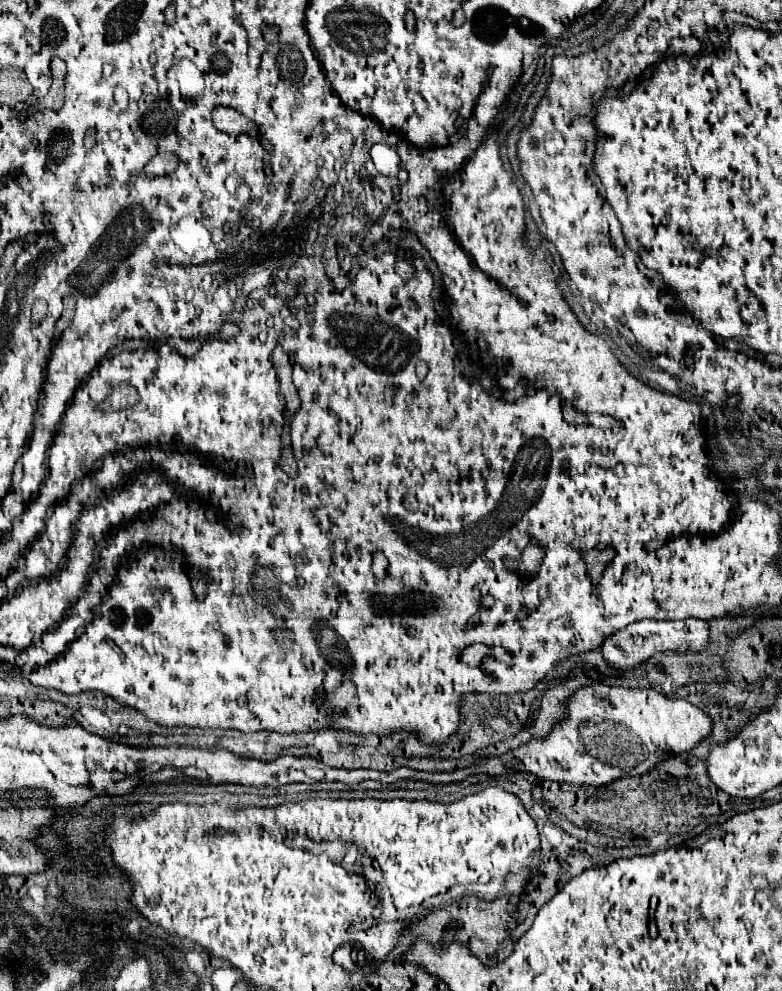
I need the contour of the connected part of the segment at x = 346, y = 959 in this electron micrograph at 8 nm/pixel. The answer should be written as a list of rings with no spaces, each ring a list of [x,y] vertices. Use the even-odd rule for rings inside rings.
[[[341,947],[333,953],[333,959],[337,959],[337,963],[341,963],[343,967],[349,967],[349,971],[353,971],[353,961],[351,961],[349,953],[351,953],[351,947]]]

